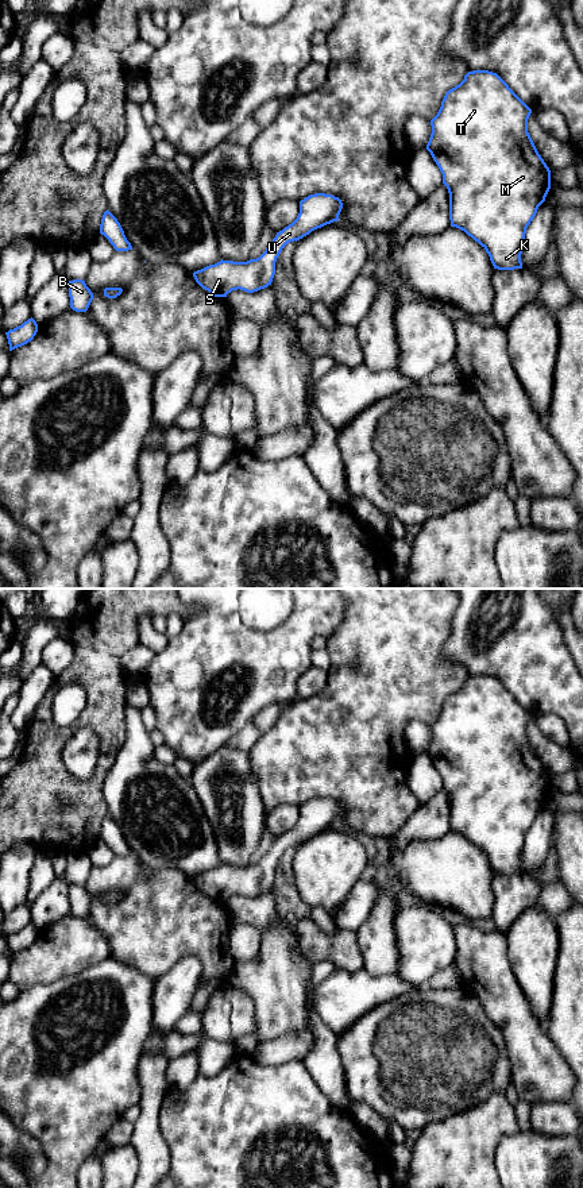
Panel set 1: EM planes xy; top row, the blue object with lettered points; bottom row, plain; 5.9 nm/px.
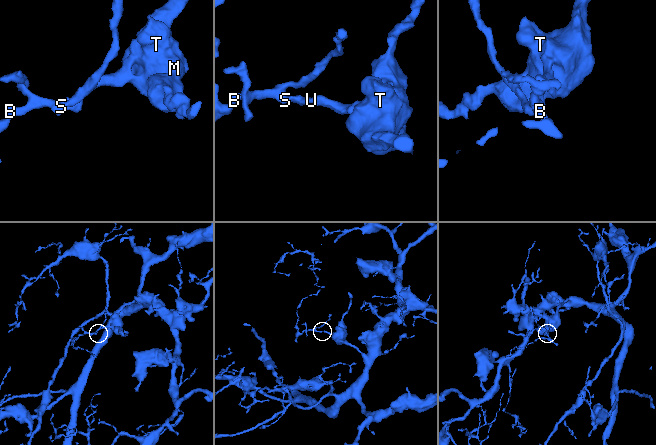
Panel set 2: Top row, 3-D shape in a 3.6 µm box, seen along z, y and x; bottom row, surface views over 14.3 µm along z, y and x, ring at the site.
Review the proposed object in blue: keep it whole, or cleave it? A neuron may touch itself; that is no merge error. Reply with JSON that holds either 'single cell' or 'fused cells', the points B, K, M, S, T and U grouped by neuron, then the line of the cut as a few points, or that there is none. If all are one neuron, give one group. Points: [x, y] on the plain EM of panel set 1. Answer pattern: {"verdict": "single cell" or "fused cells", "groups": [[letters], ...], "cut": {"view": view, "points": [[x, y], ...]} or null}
{"verdict": "single cell", "groups": [["B", "K", "M", "S", "T", "U"]], "cut": null}

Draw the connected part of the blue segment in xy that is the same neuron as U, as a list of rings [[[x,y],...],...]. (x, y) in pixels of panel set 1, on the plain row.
[[[316,798],[300,806],[297,824],[277,837],[273,848],[256,864],[247,867],[220,865],[193,878],[196,887],[213,902],[227,902],[232,895],[254,898],[271,890],[275,867],[282,853],[312,836],[339,825],[343,807],[339,802]]]

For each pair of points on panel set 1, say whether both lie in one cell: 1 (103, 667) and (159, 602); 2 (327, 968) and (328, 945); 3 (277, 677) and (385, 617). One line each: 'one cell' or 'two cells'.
1: one cell
2: two cells
3: two cells

